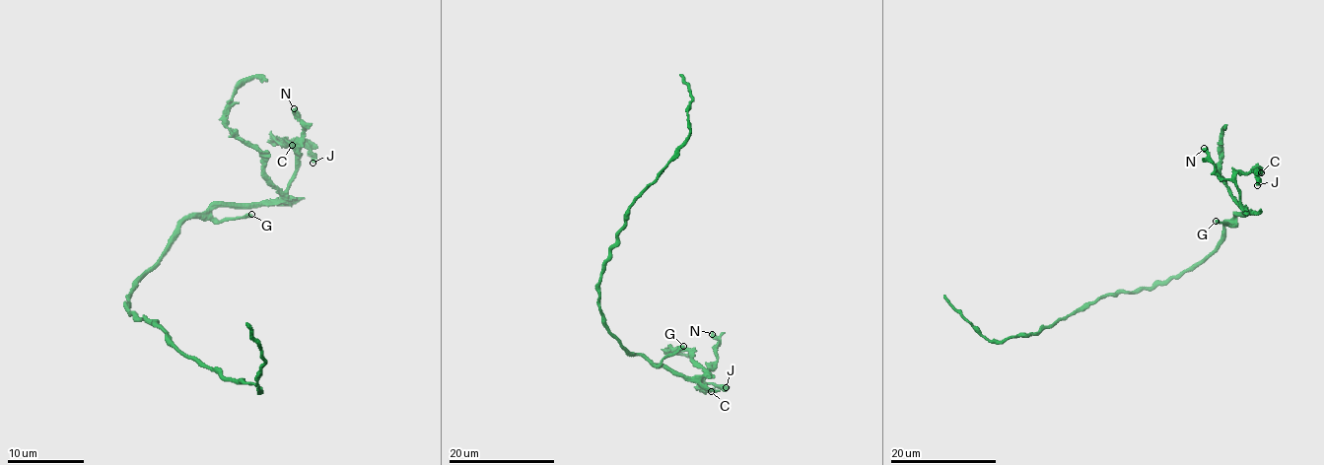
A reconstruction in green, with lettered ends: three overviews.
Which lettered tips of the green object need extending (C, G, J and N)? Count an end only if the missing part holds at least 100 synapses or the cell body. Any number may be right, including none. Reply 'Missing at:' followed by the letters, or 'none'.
Missing at: none

